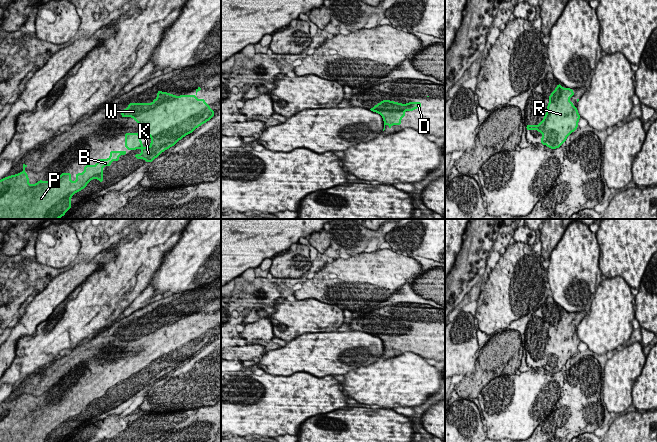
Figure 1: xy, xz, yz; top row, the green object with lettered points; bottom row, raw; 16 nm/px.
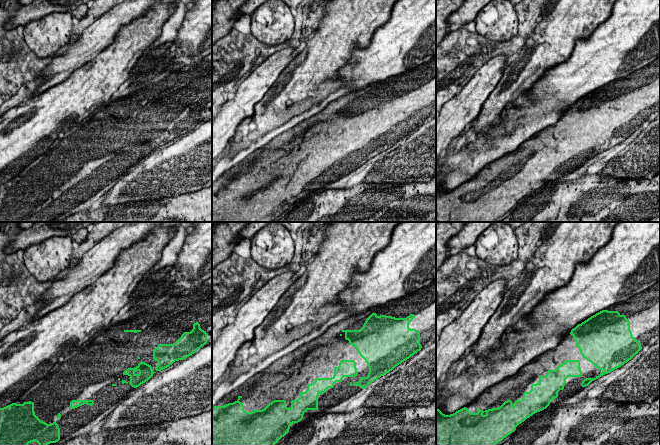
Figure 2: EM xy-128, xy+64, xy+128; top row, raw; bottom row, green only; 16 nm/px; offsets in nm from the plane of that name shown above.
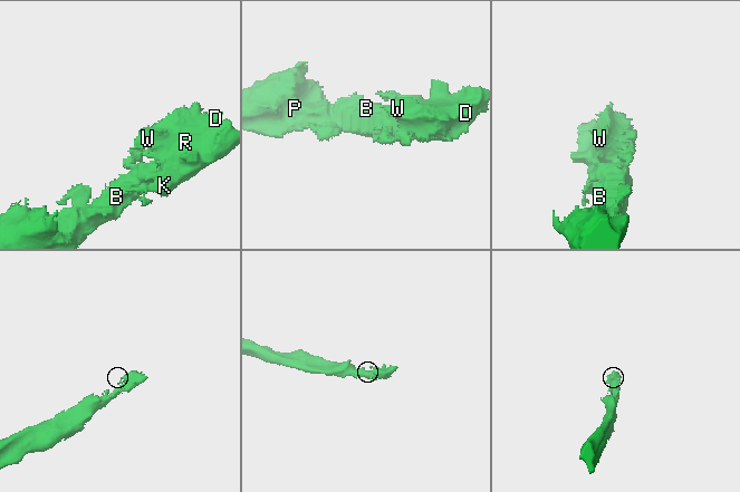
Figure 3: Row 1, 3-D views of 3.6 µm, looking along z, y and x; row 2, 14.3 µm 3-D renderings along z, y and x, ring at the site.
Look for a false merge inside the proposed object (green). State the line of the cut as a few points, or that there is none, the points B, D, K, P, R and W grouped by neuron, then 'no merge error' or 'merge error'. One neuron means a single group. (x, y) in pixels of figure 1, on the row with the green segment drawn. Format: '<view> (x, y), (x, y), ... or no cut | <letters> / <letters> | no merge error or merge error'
no cut | B D K P R W | no merge error

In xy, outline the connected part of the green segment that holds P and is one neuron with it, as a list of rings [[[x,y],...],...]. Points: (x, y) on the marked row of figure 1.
[[[110,151],[109,159],[97,159],[96,165],[85,165],[83,173],[77,173],[76,181],[71,181],[71,173],[62,173],[55,179],[42,181],[34,185],[29,184],[28,173],[25,172],[27,165],[23,164],[23,171],[19,174],[8,176],[0,180],[0,219],[59,219],[71,209],[71,197],[77,192],[81,192],[92,179],[98,179],[103,183],[103,167],[111,166],[112,161],[119,161],[120,155],[127,155],[127,151]]]

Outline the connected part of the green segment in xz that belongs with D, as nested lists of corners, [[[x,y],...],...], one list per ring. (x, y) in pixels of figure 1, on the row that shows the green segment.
[[[384,99],[370,110],[379,113],[383,117],[384,131],[387,124],[389,128],[391,128],[392,125],[401,126],[401,119],[405,116],[405,111],[414,111],[416,108],[421,108],[421,101],[410,102],[403,105],[402,103]]]

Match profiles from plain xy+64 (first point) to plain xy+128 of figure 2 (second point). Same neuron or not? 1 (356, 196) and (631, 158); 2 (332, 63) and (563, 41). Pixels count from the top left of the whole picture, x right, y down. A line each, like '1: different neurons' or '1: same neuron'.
1: different neurons
2: same neuron

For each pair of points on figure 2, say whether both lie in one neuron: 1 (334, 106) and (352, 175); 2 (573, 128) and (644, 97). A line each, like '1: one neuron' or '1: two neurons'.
1: one neuron
2: one neuron

